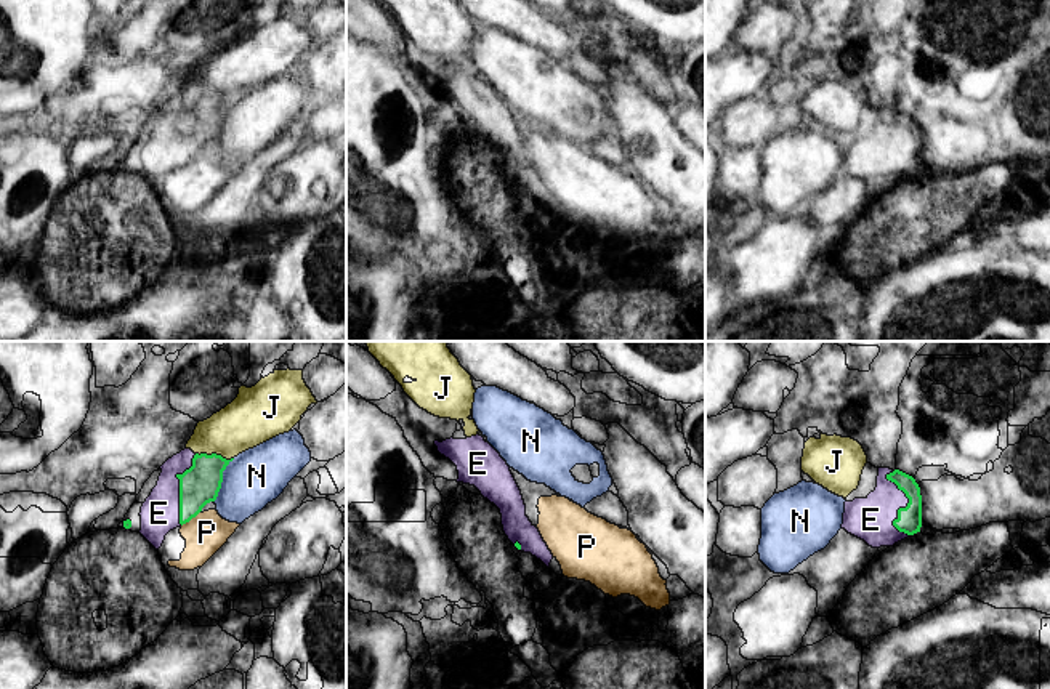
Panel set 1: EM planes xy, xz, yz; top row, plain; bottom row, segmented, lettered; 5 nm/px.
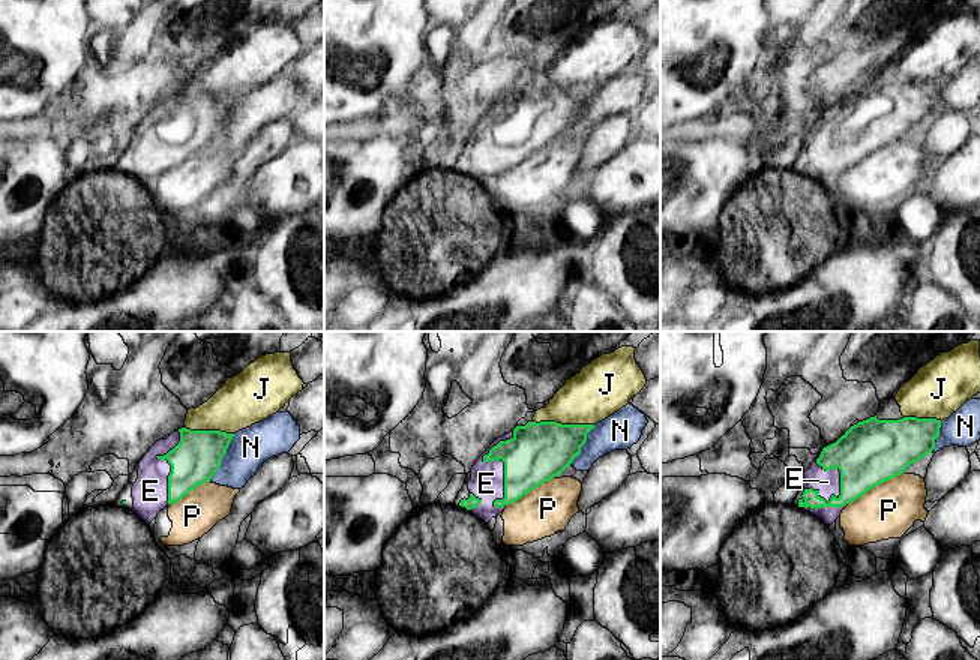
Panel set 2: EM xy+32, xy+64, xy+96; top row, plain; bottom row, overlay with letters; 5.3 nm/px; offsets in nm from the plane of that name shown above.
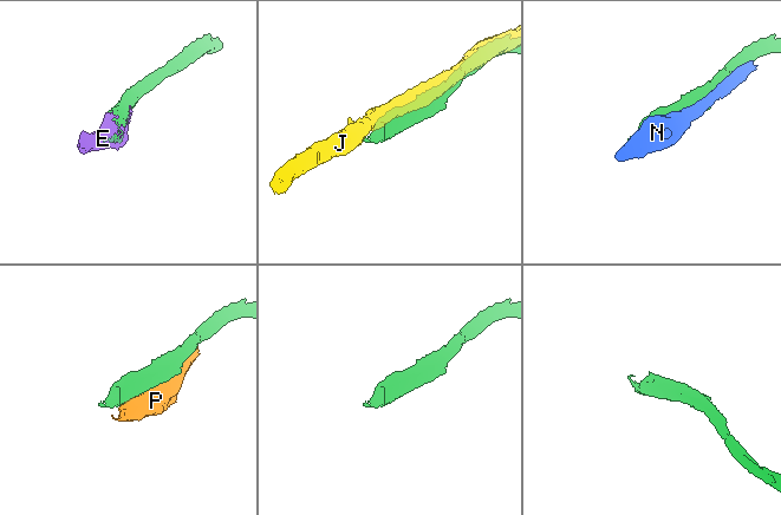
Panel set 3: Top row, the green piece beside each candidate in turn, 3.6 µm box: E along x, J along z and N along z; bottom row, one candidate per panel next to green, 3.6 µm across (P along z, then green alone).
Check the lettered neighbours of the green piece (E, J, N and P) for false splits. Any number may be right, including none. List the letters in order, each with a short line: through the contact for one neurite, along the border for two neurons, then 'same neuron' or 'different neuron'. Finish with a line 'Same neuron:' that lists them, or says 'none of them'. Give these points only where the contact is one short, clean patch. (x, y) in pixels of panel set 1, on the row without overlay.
E: same neuron
J: different neuron
N: different neuron
P: different neuron
Same neuron: E

